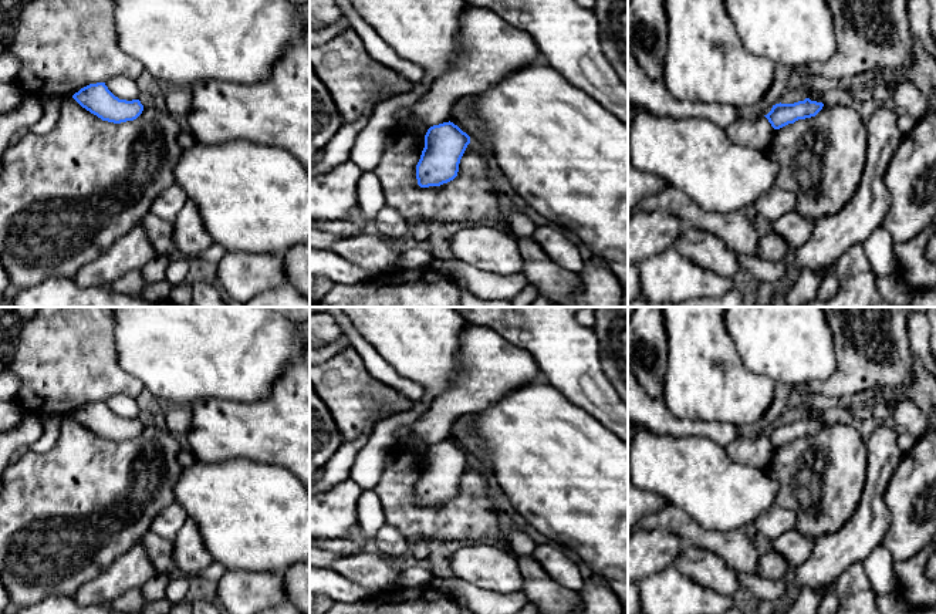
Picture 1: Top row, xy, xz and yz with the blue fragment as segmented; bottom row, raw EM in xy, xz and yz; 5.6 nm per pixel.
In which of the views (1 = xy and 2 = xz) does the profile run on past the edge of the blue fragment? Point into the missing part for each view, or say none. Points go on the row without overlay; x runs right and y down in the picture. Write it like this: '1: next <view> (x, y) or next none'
1: next none
2: next none

